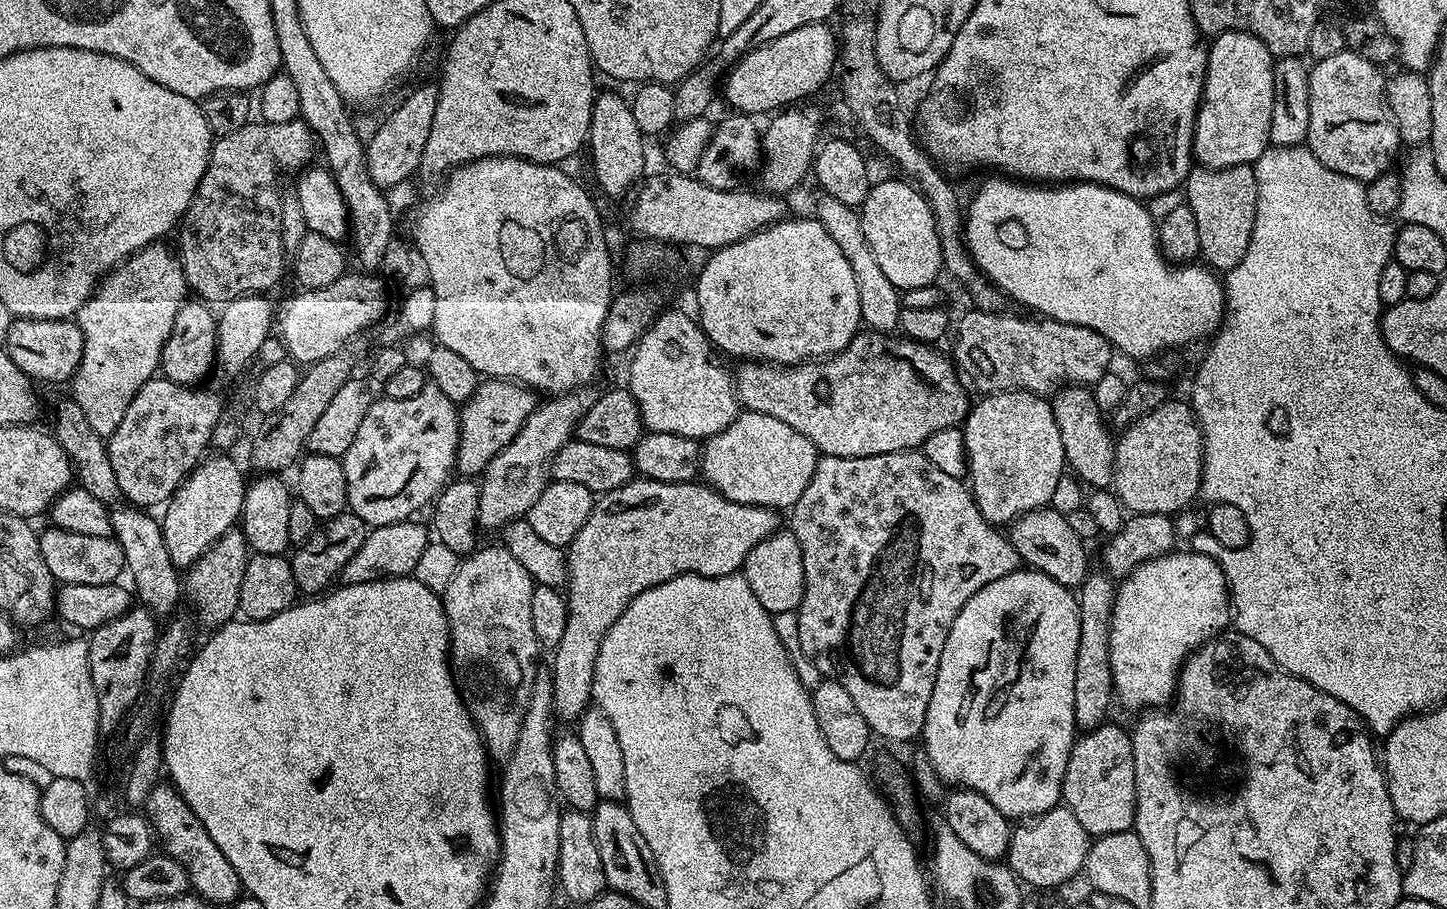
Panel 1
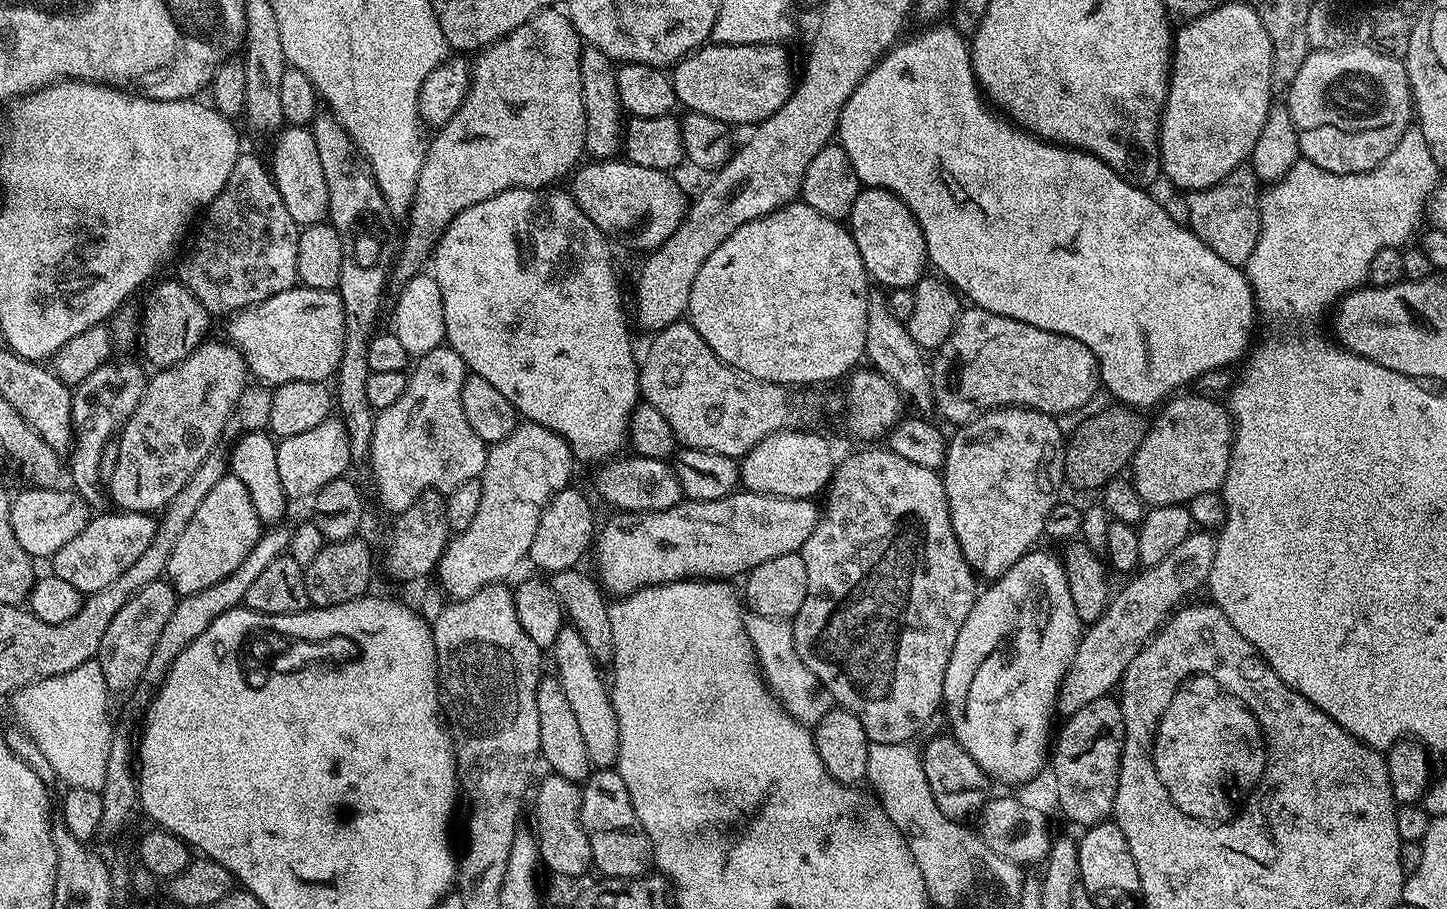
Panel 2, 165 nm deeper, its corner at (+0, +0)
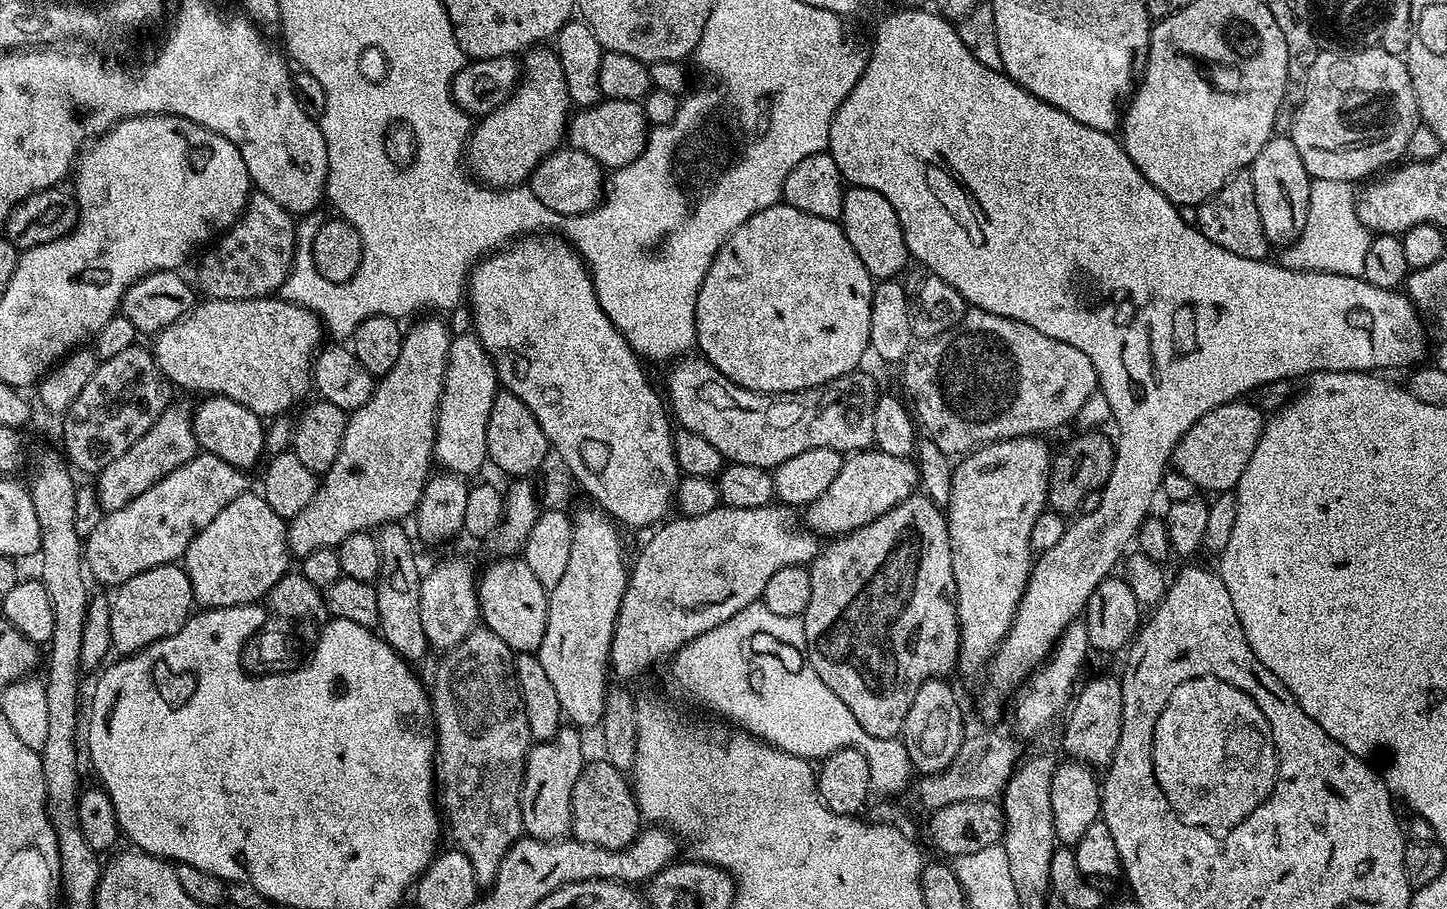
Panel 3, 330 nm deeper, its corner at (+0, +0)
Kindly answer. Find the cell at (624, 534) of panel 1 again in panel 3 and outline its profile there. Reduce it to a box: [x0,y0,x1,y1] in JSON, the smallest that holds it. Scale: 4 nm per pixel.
[803,450,920,538]

